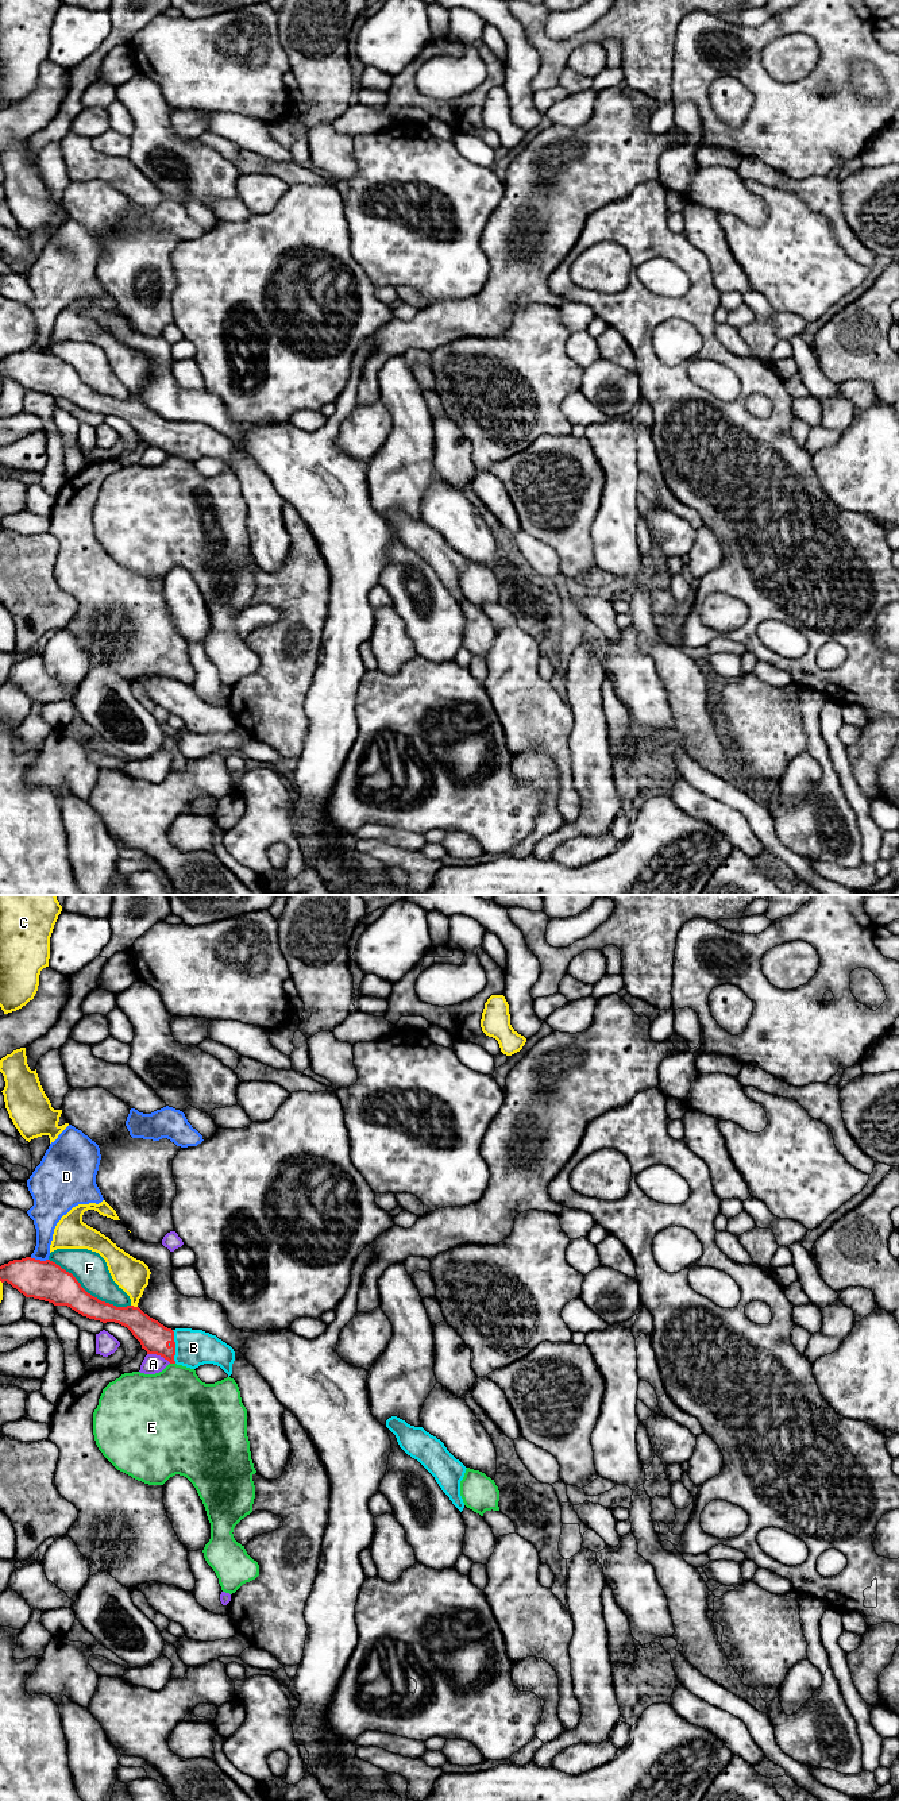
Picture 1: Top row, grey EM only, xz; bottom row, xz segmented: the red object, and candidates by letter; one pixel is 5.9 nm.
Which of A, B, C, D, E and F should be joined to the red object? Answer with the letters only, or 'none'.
B

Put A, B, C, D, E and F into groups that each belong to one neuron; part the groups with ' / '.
A / B / C / D / E / F

